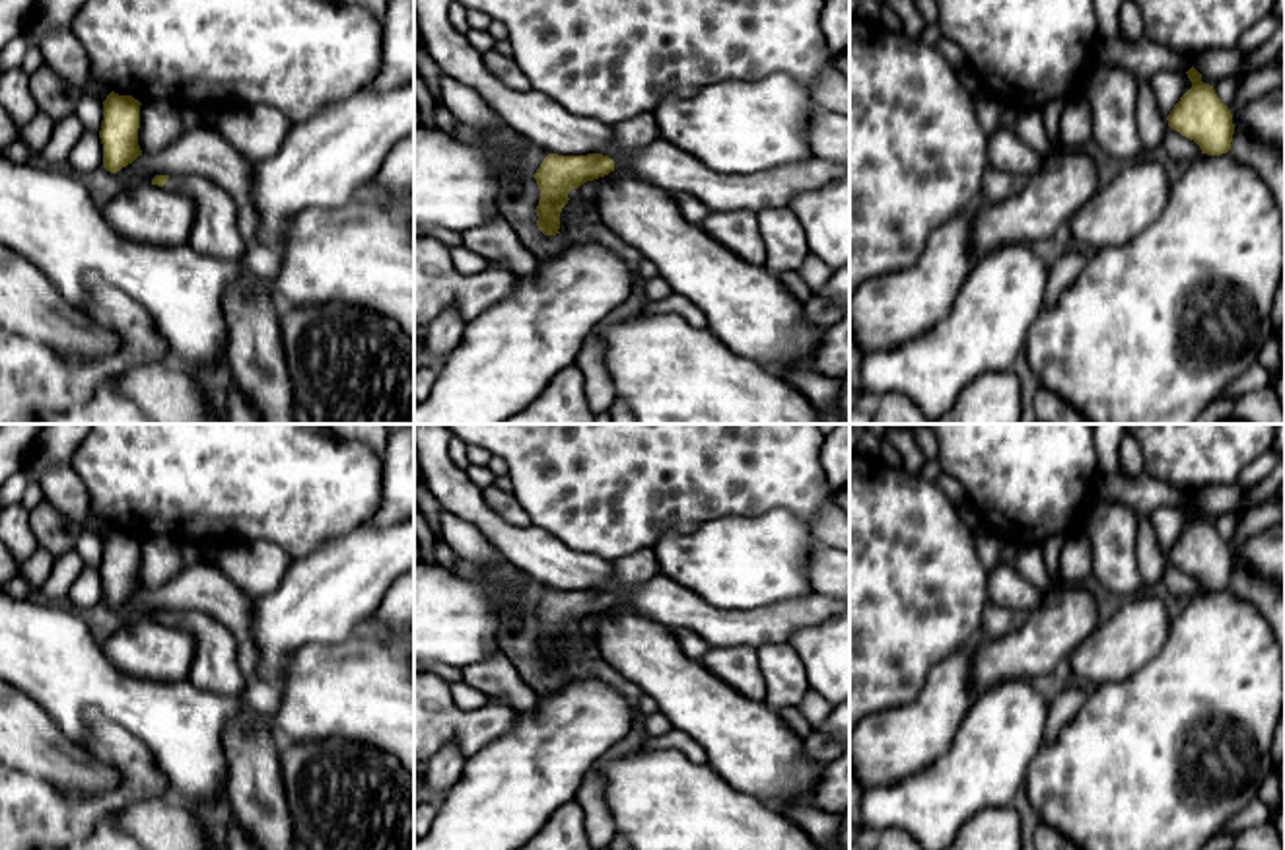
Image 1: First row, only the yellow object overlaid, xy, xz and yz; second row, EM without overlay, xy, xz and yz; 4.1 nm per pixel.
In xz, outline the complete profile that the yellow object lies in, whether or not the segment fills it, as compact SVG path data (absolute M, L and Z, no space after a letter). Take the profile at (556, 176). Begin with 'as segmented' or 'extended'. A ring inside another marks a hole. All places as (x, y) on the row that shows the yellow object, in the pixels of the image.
extended; M642 113L614 126L612 152L587 156L548 154L537 173L540 198L537 206L537 226L544 235L560 233L560 212L568 204L568 193L583 183L614 171L618 154L638 152L661 138L653 113Z

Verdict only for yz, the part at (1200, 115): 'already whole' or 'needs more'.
already whole

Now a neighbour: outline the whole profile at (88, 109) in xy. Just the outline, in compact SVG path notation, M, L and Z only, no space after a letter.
M84 91L76 103L74 115L80 119L86 130L99 132L103 121L103 103Z

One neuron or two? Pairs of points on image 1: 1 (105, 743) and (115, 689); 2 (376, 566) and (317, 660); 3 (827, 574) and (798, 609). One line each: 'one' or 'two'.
1: two
2: two
3: two

